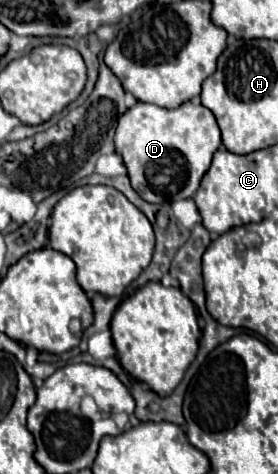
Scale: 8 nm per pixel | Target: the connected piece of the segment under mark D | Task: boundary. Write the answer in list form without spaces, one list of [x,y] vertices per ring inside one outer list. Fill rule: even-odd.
[[[136,102],[120,120],[116,126],[114,134],[115,149],[118,154],[122,154],[124,164],[128,168],[128,176],[132,180],[132,188],[152,204],[162,204],[162,202],[174,202],[174,200],[184,200],[192,198],[194,192],[200,186],[200,180],[204,172],[208,170],[214,152],[220,148],[220,128],[214,120],[214,114],[204,108],[202,104],[196,102],[184,102],[182,106],[168,110],[156,104],[144,104]]]

